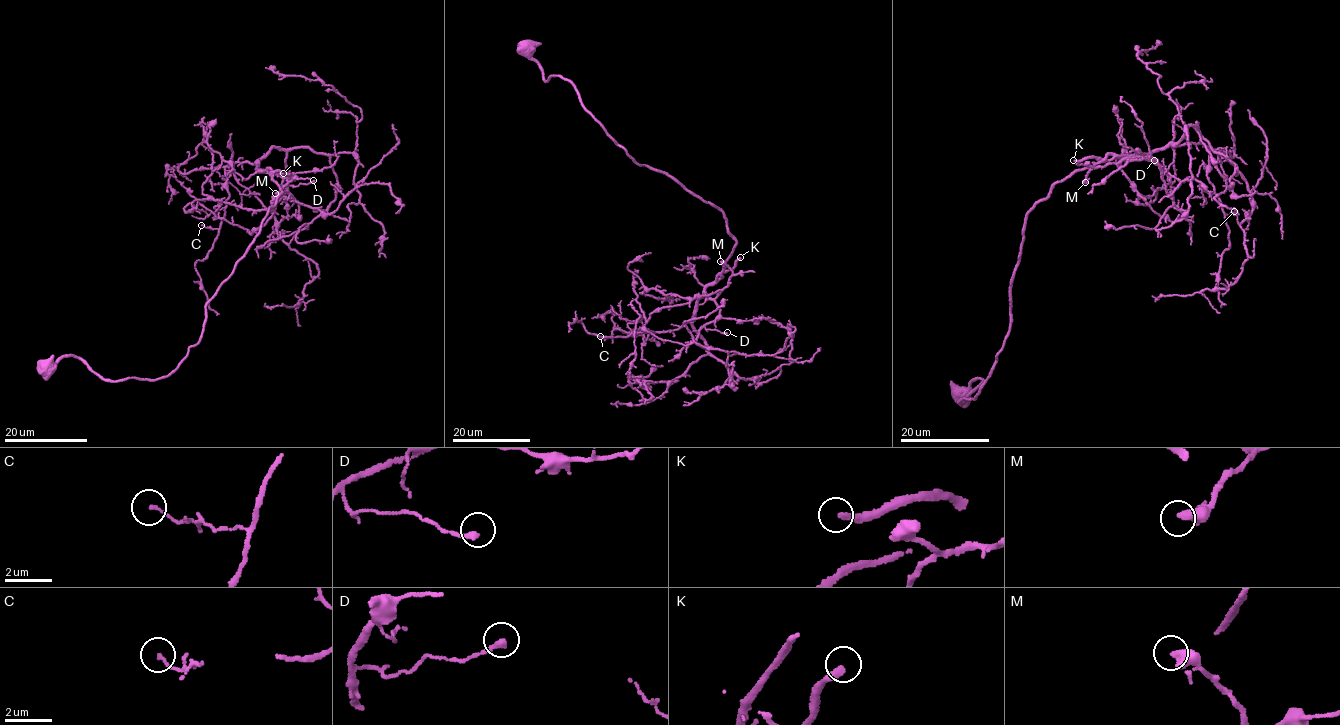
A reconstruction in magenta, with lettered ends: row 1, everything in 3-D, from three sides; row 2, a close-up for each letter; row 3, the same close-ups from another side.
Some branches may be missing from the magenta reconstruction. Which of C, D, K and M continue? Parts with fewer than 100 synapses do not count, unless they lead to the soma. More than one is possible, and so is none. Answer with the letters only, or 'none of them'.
K

